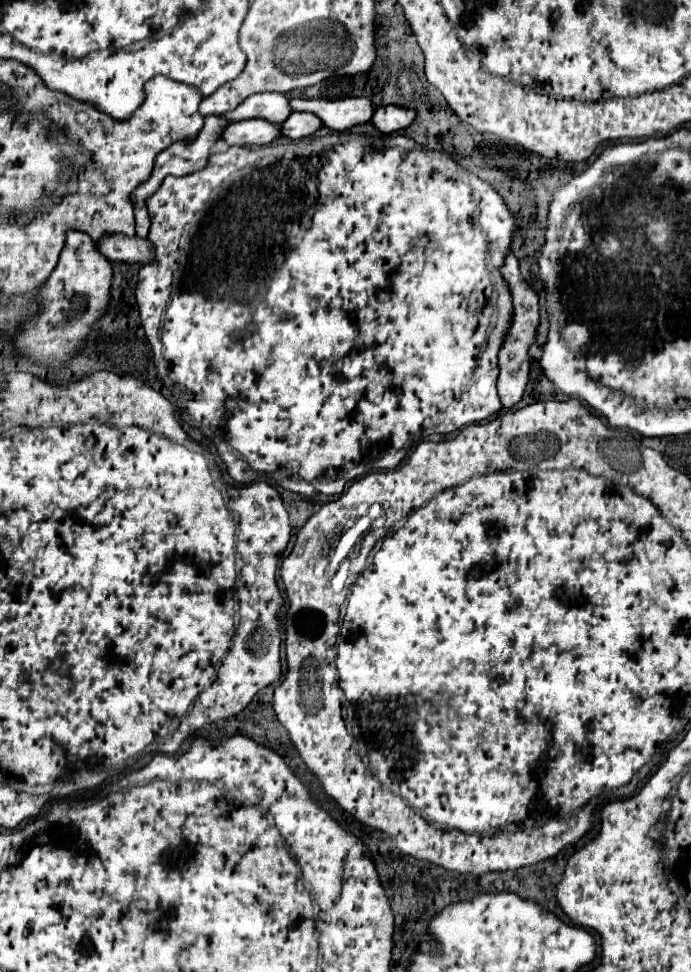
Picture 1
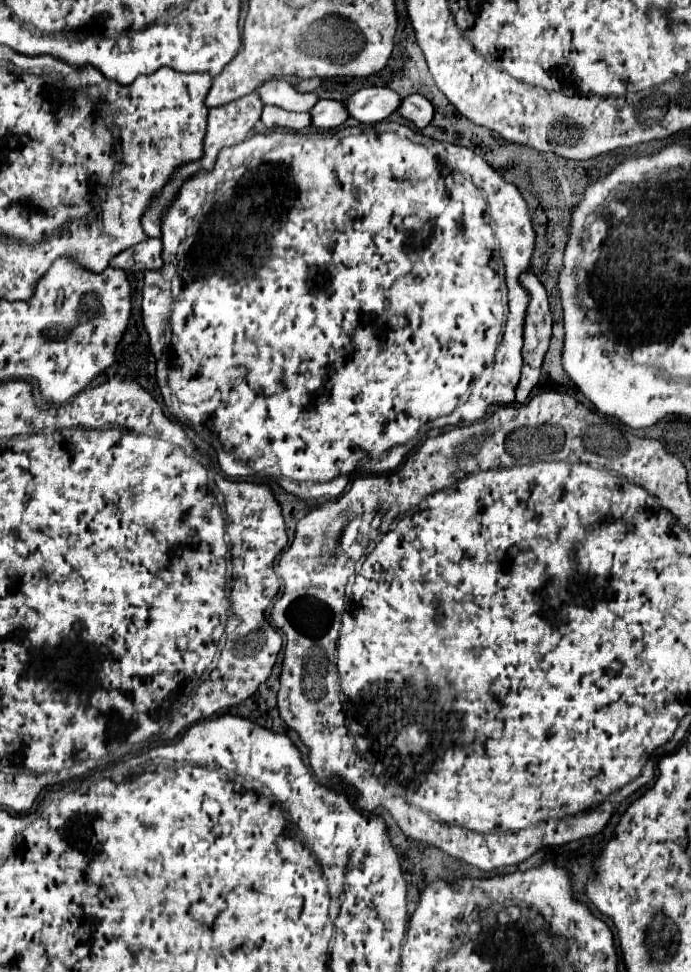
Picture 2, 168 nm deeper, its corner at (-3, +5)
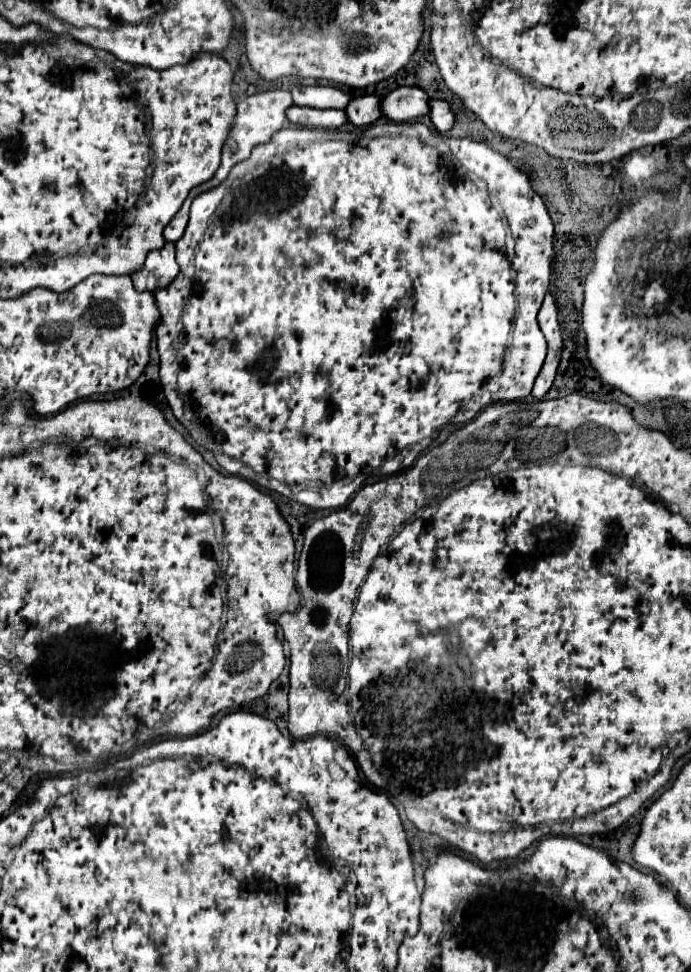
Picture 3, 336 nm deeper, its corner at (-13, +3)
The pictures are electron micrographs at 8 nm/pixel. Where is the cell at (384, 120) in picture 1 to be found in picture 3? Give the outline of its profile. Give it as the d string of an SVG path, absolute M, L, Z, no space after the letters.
M439 99L429 101L429 117L431 117L431 123L435 125L435 129L439 133L449 131L455 123L455 115L451 113L449 105L445 101L439 101Z

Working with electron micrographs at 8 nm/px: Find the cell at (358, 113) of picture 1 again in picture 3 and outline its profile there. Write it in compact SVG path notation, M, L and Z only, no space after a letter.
M399 87L381 99L381 113L383 113L383 117L397 121L397 123L411 121L415 117L429 113L427 101L429 101L429 97L423 89Z

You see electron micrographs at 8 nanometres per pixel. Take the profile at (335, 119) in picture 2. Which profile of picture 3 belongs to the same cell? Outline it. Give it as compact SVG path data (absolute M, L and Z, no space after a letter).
M365 95L365 97L351 99L349 105L345 107L345 115L347 115L347 121L353 123L355 127L367 127L375 123L377 119L381 119L379 97Z

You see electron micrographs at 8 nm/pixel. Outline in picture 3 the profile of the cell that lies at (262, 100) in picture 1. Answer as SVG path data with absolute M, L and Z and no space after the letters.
M291 87L293 105L299 107L311 107L311 109L345 109L345 103L349 103L349 95L343 93L337 87Z

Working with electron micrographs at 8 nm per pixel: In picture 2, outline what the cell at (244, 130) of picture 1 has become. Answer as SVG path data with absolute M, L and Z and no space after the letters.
M265 107L261 121L265 123L267 129L305 129L311 125L311 115L309 113L291 113L279 107Z

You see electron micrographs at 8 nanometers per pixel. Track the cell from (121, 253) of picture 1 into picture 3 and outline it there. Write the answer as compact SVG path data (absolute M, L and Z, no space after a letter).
M165 243L163 249L149 251L145 265L139 271L131 273L133 285L137 291L155 291L157 287L167 287L179 273L175 261L175 245Z

